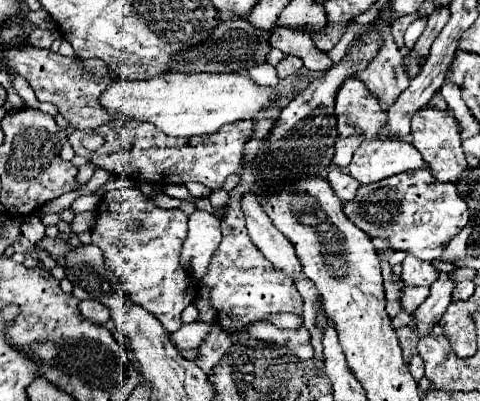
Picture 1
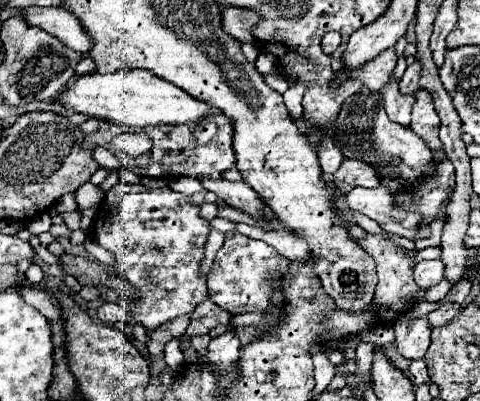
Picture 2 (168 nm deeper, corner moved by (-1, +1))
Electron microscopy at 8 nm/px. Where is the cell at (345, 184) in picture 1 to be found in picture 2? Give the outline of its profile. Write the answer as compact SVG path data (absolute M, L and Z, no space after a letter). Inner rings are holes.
M377 186L371 190L355 188L355 192L347 194L347 204L351 210L361 212L371 220L375 220L385 232L391 232L409 240L417 238L423 216L417 212L399 208L395 204L393 194L383 186Z

